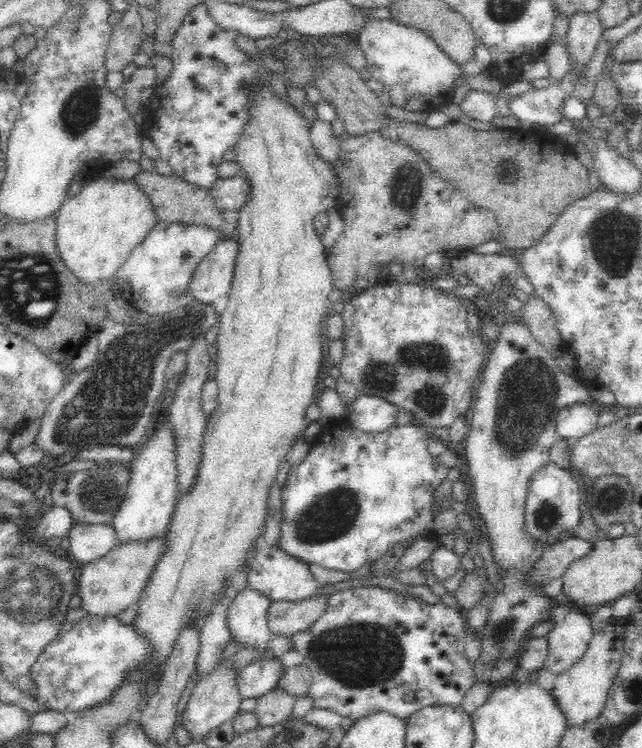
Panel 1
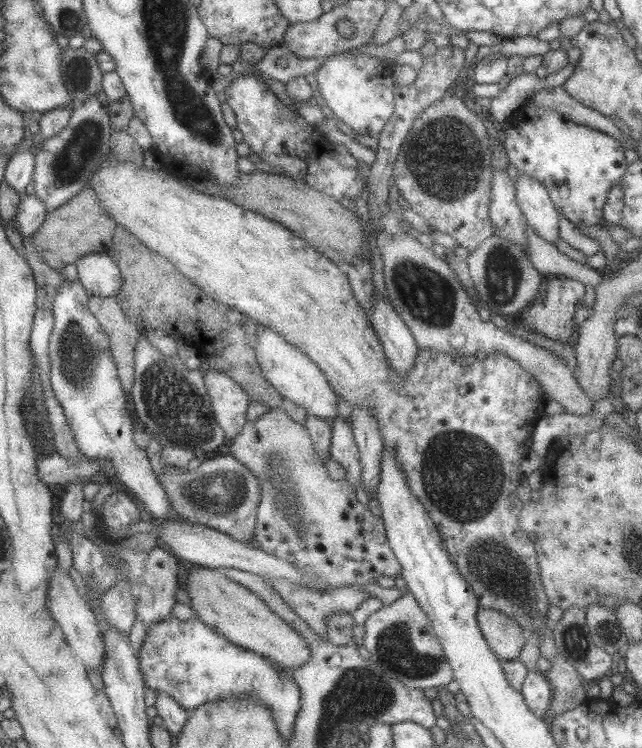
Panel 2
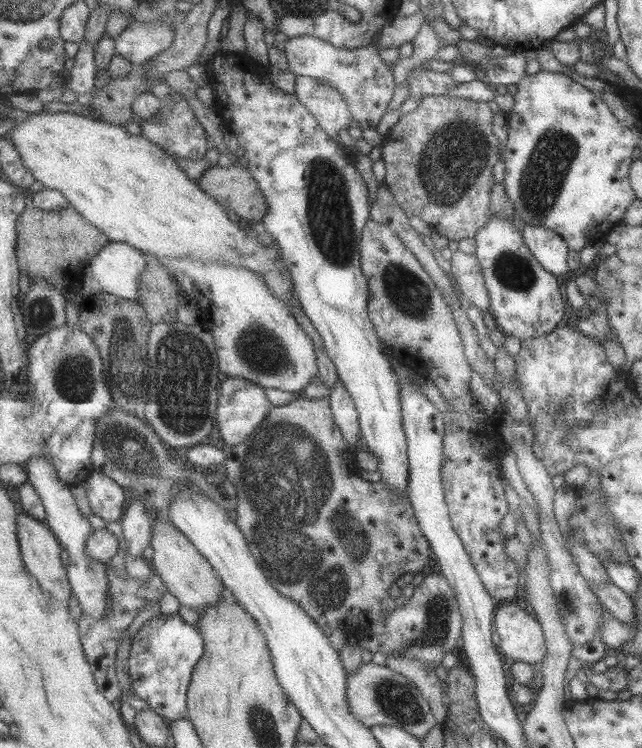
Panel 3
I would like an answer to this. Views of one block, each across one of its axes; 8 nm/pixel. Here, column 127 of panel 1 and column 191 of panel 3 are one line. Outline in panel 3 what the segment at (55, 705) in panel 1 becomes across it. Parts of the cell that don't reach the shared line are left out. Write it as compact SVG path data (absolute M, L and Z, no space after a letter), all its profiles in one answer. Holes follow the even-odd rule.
M177 612L173 615L159 615L150 619L132 639L130 675L134 678L136 696L171 721L187 719L188 693L193 674L206 652L205 637L199 627L185 622Z

